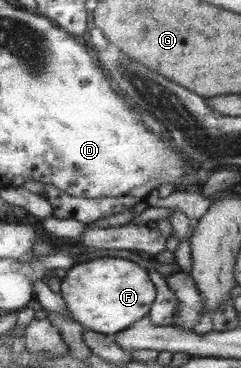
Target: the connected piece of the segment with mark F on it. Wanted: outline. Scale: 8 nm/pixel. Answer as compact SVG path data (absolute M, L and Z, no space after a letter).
M104 256L80 262L67 270L66 277L60 283L60 295L74 321L84 329L110 336L125 332L149 315L156 299L156 287L147 270L138 263L126 258Z

